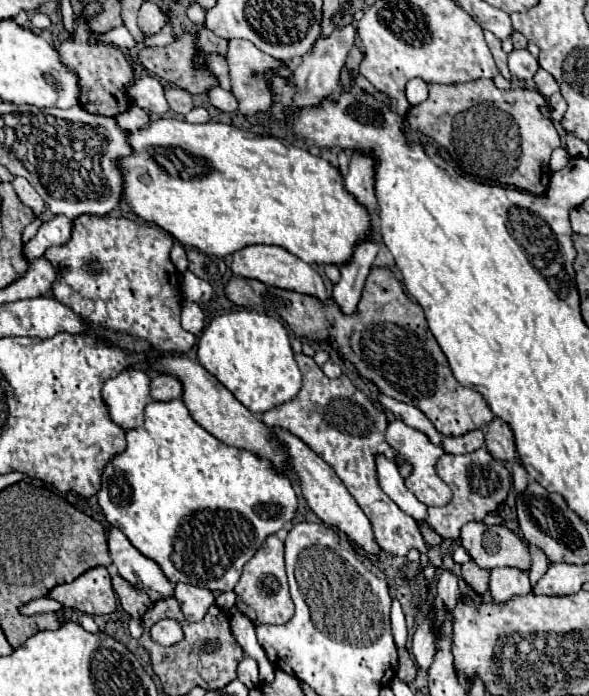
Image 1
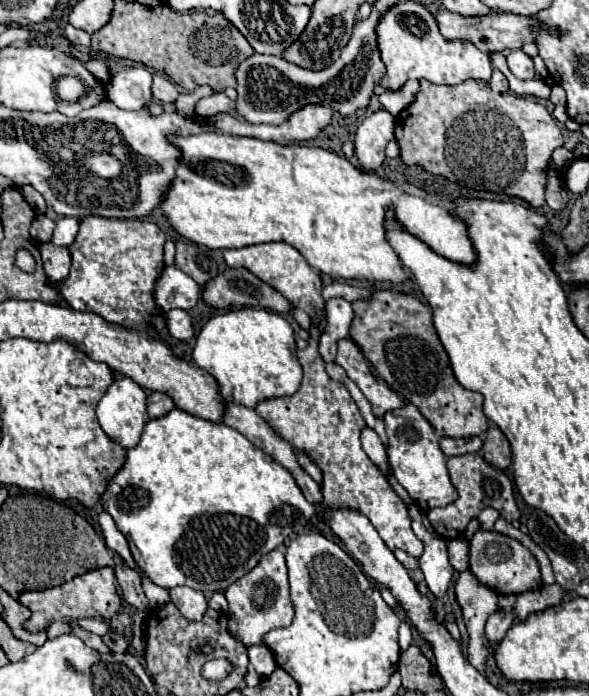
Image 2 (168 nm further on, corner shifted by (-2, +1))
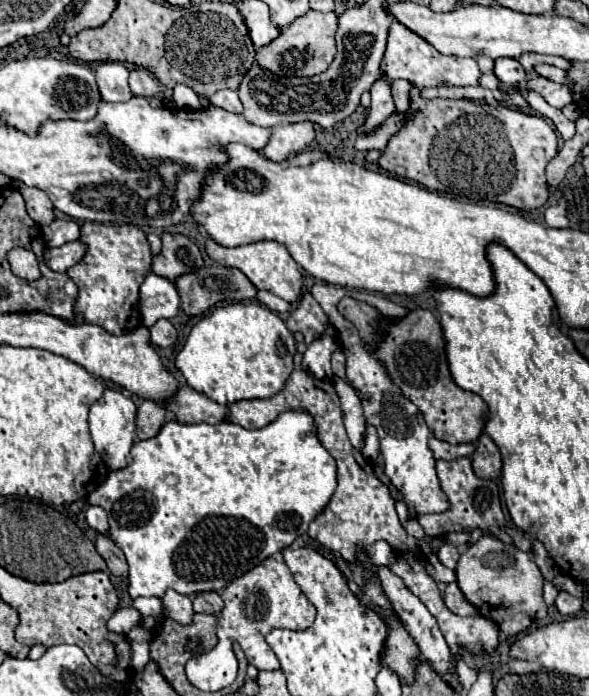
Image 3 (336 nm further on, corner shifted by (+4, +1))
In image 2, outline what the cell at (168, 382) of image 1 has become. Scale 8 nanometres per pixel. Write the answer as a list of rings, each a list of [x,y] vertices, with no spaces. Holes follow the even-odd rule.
[[[151,392],[149,394],[149,402],[147,402],[149,418],[159,418],[159,416],[167,414],[173,408],[175,408],[175,404],[173,404],[169,394],[165,394],[165,392]]]

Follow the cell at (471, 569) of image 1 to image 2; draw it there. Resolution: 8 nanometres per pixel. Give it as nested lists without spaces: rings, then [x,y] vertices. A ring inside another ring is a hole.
[[[471,570],[459,574],[455,582],[457,602],[463,610],[463,620],[469,630],[469,644],[467,644],[467,660],[475,666],[481,674],[485,674],[487,658],[491,650],[487,650],[487,642],[483,642],[483,630],[487,618],[497,610],[497,594],[489,586],[483,586]]]

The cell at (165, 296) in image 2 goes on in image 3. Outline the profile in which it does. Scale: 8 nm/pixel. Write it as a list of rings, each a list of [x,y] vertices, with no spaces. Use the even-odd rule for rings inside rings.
[[[149,274],[145,282],[141,284],[141,316],[143,324],[149,328],[161,318],[173,318],[179,312],[179,294],[173,282],[167,278],[161,278],[157,274]]]

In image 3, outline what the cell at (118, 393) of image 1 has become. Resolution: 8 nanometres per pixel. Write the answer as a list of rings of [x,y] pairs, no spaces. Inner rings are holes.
[[[105,390],[101,400],[97,400],[89,410],[89,430],[95,442],[95,450],[101,454],[103,462],[111,470],[121,470],[121,466],[129,466],[129,450],[135,442],[135,404],[131,398],[123,396],[117,390]]]

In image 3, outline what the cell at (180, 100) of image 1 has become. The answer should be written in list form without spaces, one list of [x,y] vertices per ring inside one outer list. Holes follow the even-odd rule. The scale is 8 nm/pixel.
[[[133,68],[129,72],[129,88],[133,92],[133,96],[143,96],[143,98],[151,98],[159,94],[159,84],[153,78],[153,74],[145,68]]]

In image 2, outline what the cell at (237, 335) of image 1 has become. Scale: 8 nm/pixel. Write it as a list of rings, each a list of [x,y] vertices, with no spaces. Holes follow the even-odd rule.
[[[241,308],[217,314],[201,328],[193,348],[193,360],[199,368],[213,374],[227,402],[255,408],[263,400],[291,396],[299,390],[303,370],[295,352],[293,330],[281,314]]]

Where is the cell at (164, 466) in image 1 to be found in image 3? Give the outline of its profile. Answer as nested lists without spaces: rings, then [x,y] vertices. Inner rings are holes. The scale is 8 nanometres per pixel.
[[[287,410],[277,416],[271,424],[259,430],[247,430],[239,424],[231,422],[219,422],[219,424],[179,424],[175,420],[169,420],[155,438],[143,440],[133,444],[131,448],[133,462],[117,472],[111,472],[107,480],[89,494],[89,504],[97,504],[105,508],[109,514],[109,536],[115,542],[117,548],[123,550],[127,564],[129,564],[129,596],[157,596],[161,598],[167,588],[173,588],[179,594],[199,594],[207,590],[221,590],[235,578],[243,576],[257,564],[261,564],[265,558],[273,556],[275,552],[283,552],[295,538],[303,536],[309,528],[309,524],[323,512],[327,502],[331,500],[335,488],[337,488],[337,462],[335,458],[325,450],[325,446],[319,442],[315,420],[309,412],[303,410]]]

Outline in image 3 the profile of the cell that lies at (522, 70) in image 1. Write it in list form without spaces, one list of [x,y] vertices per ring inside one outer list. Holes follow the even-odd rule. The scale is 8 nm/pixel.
[[[497,58],[495,60],[495,76],[503,86],[517,86],[525,80],[523,66],[513,58]]]

